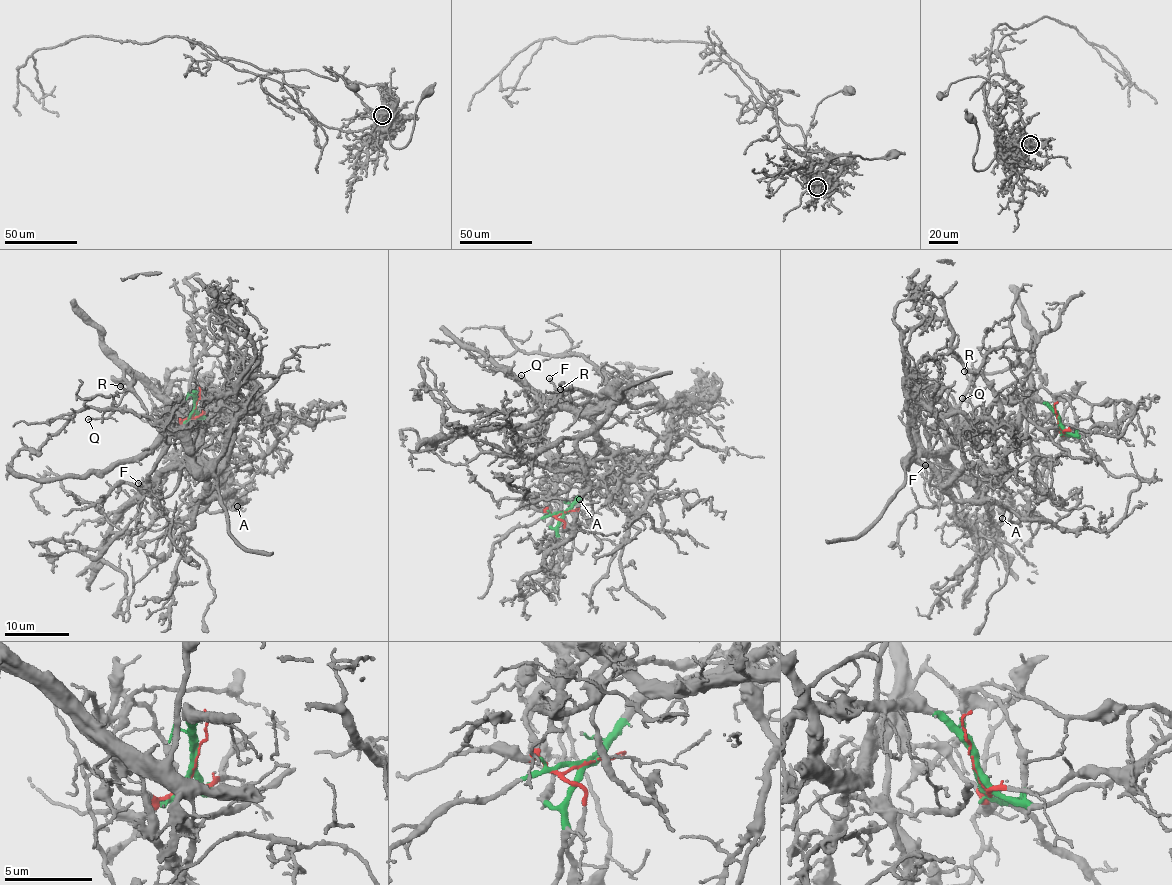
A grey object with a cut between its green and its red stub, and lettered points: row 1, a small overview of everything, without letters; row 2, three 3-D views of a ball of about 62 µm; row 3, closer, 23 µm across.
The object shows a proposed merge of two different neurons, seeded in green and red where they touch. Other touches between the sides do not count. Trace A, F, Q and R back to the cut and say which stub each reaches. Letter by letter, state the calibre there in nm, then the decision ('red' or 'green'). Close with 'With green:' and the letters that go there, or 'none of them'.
A: 120 nm | green
F: 150 nm | green
Q: 110 nm | red
R: 90 nm | red
With green: A, F

